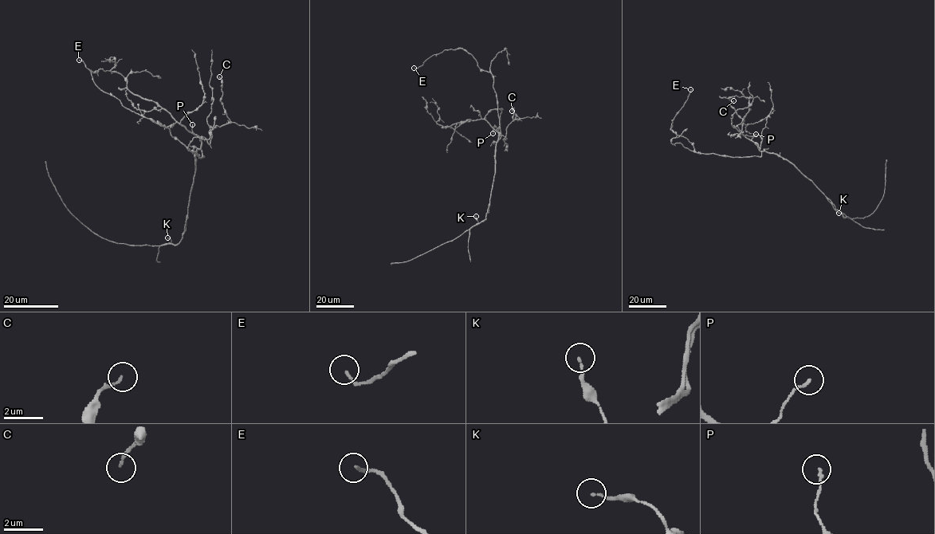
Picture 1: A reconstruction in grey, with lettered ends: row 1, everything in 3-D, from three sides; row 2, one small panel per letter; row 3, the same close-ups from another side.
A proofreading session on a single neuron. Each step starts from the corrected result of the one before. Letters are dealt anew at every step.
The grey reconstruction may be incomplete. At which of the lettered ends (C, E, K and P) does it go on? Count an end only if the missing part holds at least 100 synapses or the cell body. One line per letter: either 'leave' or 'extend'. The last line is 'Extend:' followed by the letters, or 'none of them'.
C: leave
E: leave
K: leave
P: leave
Extend: none of them

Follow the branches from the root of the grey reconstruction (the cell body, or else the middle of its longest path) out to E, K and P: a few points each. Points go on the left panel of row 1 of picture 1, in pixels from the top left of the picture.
E: (195, 161), (200, 149), (202, 158), (167, 127), (131, 111), (103, 92), (79, 60)
K: (195, 161), (184, 233), (177, 244), (171, 243), (167, 237)
P: (195, 161), (201, 139), (192, 131), (192, 124)

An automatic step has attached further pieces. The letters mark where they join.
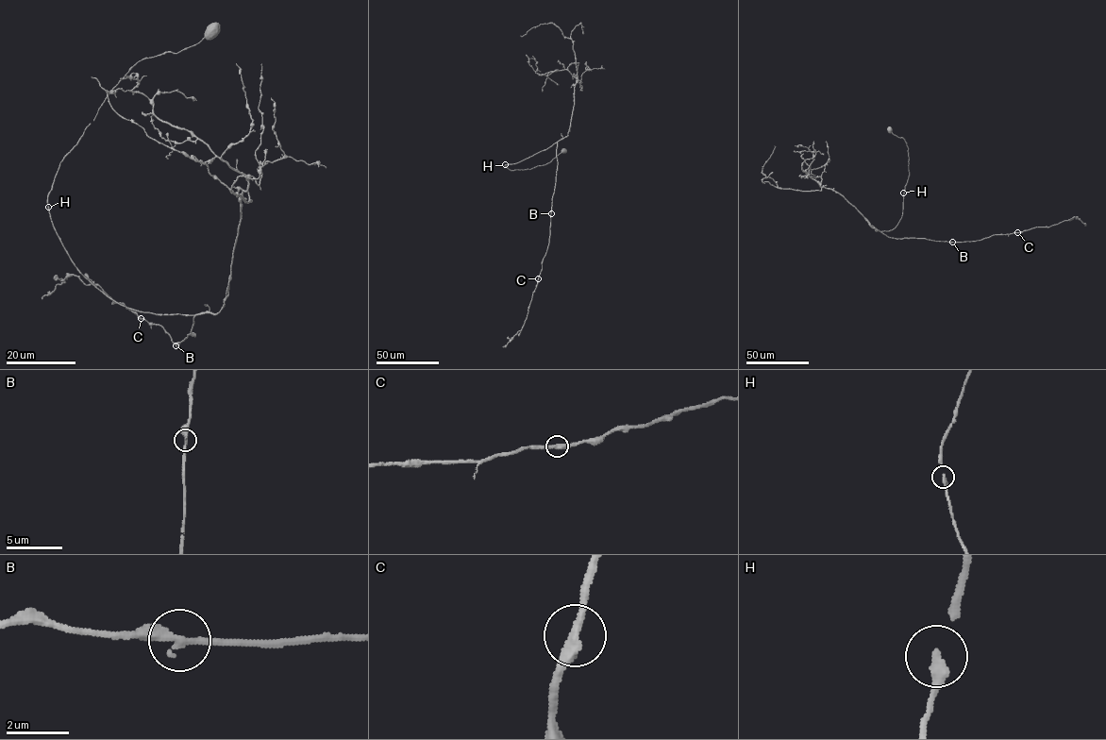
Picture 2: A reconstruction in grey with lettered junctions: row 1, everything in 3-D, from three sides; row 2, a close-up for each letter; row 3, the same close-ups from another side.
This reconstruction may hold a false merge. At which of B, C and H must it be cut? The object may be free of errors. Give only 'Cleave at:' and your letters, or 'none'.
Cleave at: none

